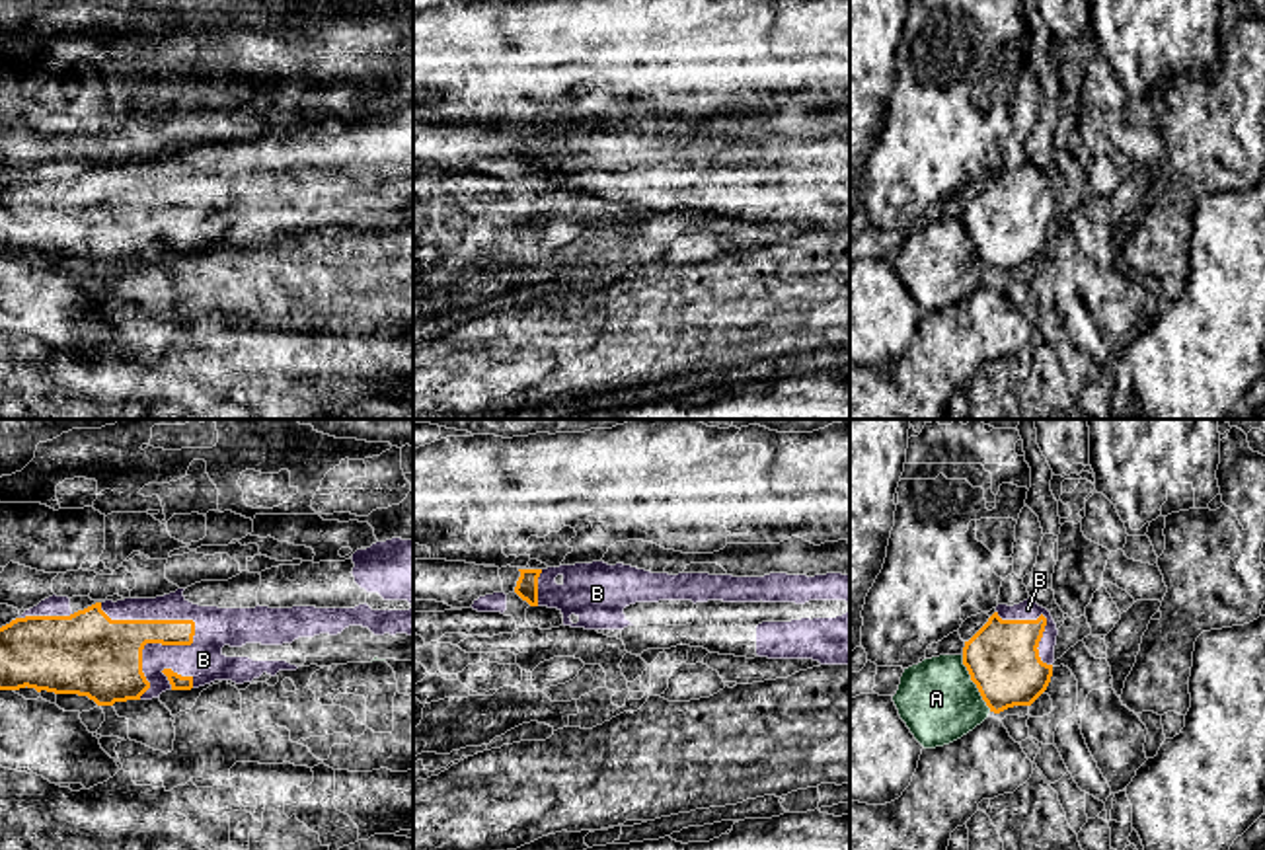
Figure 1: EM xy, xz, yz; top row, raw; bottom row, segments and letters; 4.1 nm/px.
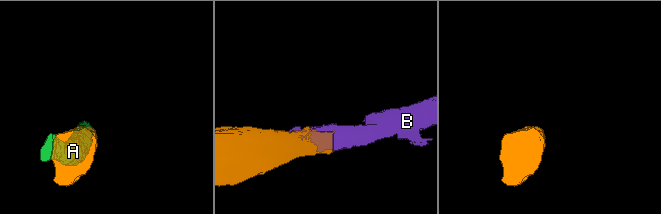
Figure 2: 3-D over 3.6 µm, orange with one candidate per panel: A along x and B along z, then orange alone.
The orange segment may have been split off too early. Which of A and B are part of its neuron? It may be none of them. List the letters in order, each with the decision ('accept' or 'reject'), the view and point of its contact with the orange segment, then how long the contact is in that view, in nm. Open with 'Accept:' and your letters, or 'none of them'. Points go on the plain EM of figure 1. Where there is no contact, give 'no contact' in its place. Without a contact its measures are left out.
Accept: B
A: reject; meets orange in yz at (973, 244); contact 260 nm long
B: accept; meets orange in xy at (193, 197); contact 440 nm long

